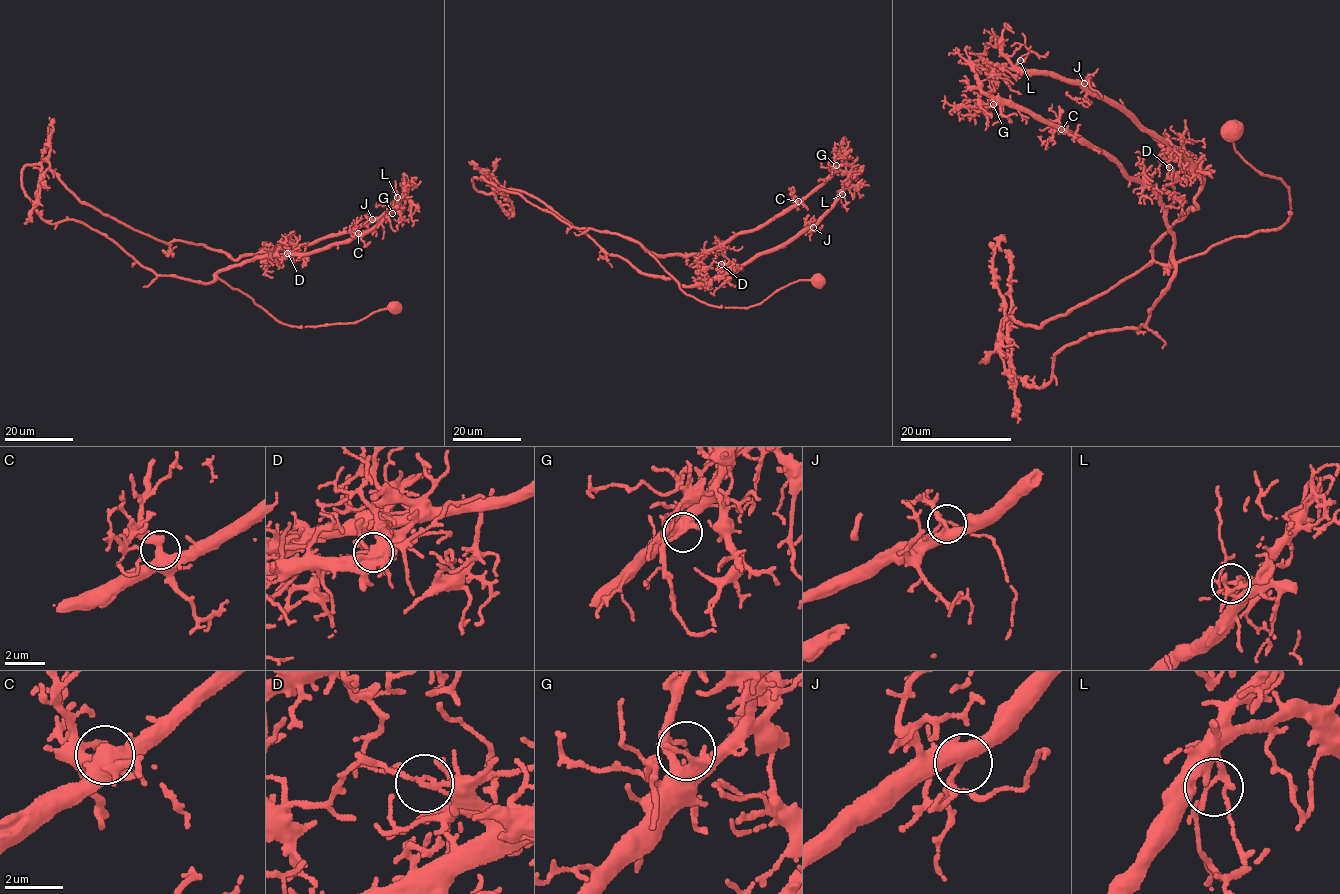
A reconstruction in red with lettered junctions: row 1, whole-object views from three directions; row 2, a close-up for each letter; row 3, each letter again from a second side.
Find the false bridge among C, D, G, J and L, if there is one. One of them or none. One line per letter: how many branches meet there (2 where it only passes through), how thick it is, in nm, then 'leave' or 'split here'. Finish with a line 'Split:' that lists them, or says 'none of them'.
C: 3 branches meet; 440 nm thick; leave
D: 2 branches meet; 150 nm thick; split here
G: 2 branches meet; 260 nm thick; leave
J: 4 branches meet; 280 nm thick; leave
L: 3 branches meet; 160 nm thick; leave
Split: D

